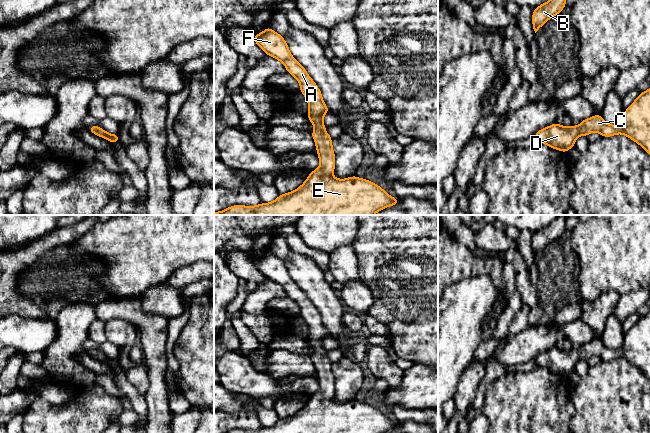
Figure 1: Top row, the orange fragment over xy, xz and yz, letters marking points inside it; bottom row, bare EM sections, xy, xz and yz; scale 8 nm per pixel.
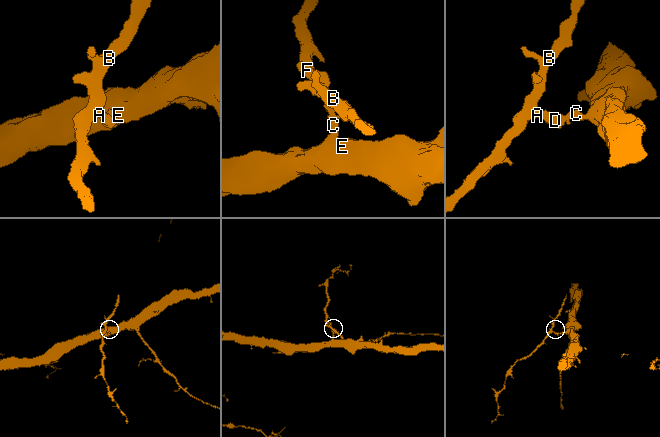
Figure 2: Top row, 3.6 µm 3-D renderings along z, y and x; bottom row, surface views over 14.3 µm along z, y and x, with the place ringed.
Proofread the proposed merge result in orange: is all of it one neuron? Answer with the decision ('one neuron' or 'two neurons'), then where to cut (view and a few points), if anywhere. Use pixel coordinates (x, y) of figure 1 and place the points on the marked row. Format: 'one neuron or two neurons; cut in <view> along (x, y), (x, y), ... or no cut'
one neuron; no cut

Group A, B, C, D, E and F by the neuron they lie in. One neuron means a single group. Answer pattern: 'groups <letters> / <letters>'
groups A B C D E F

